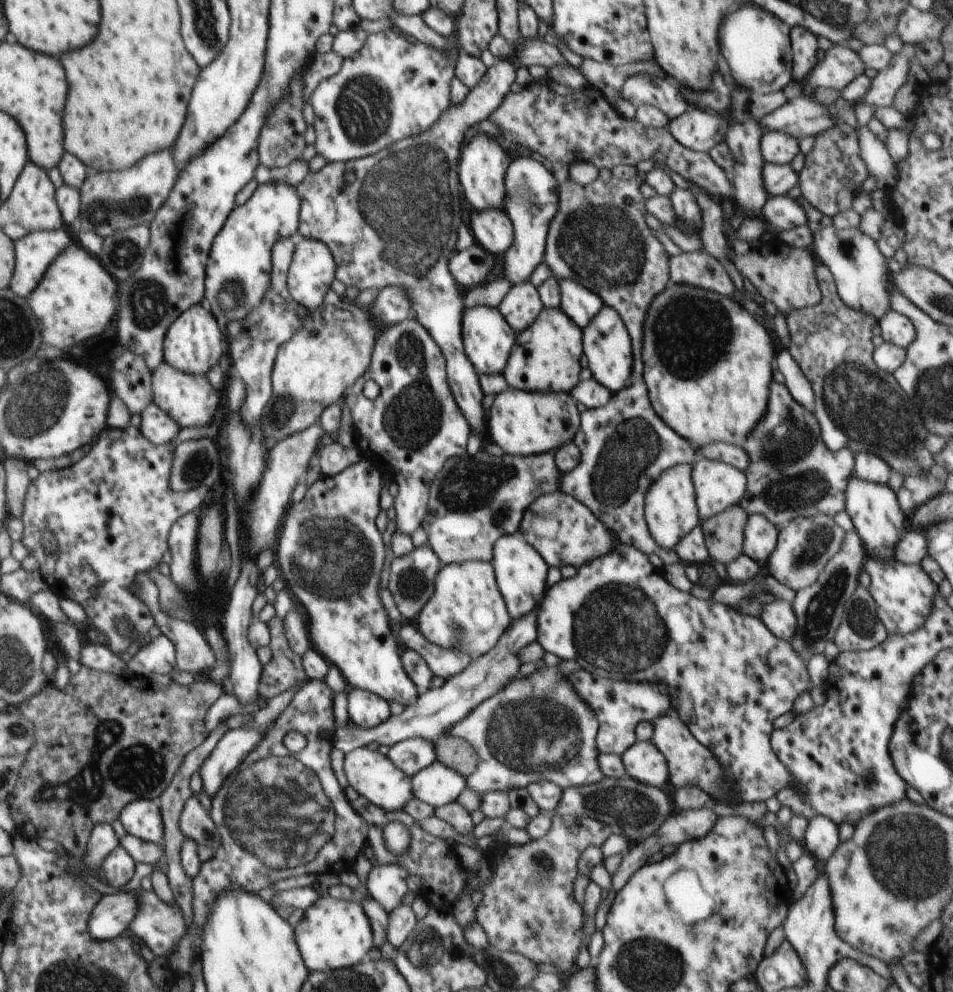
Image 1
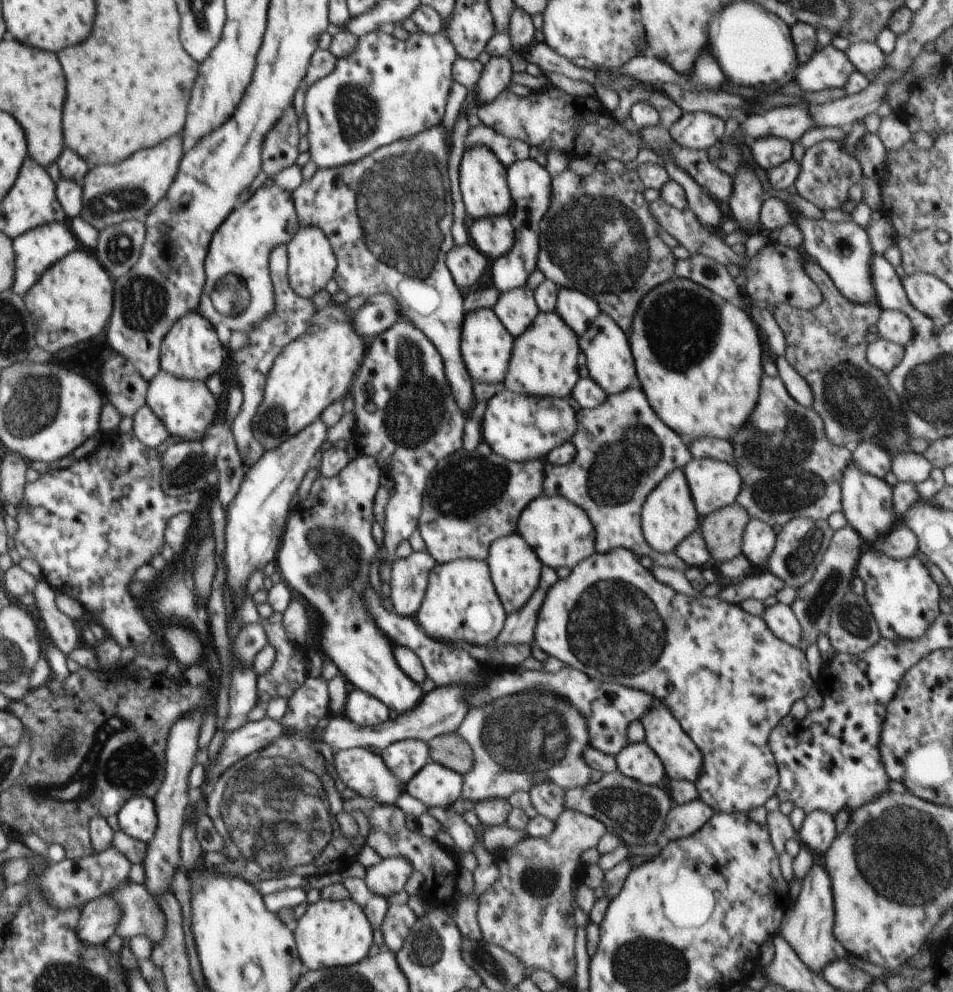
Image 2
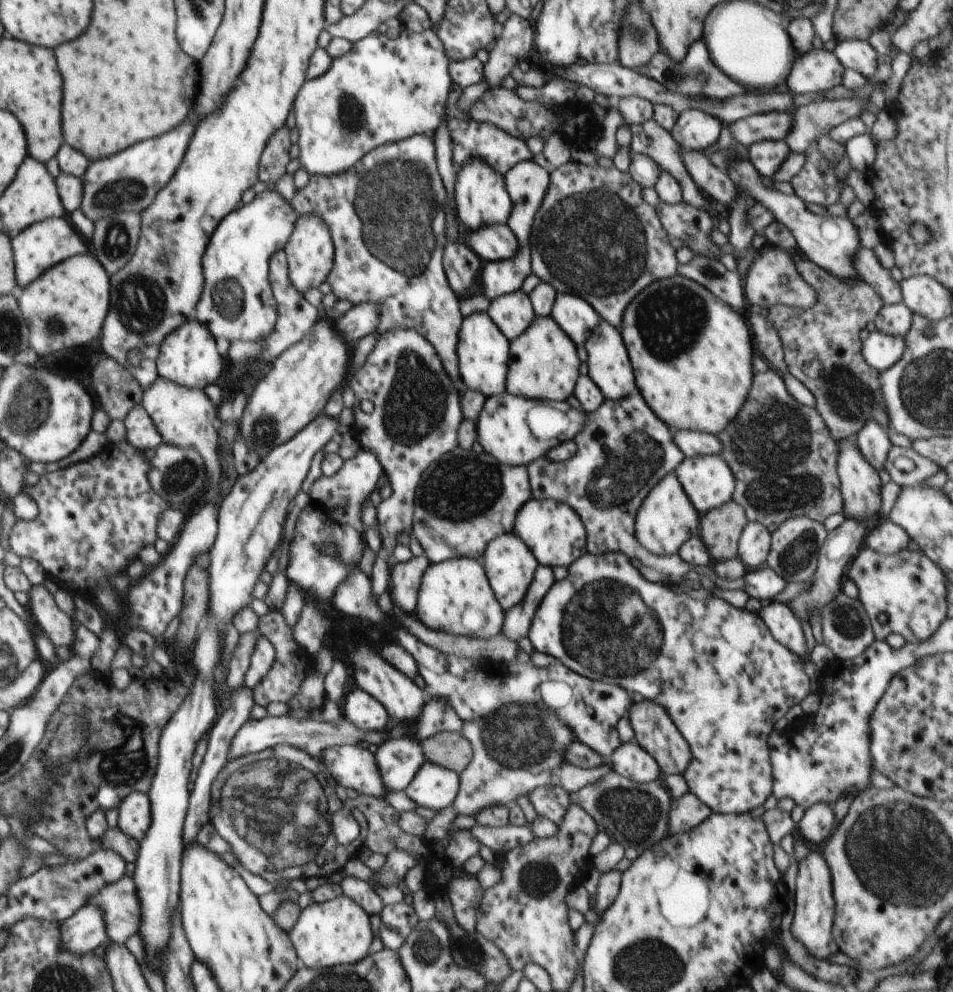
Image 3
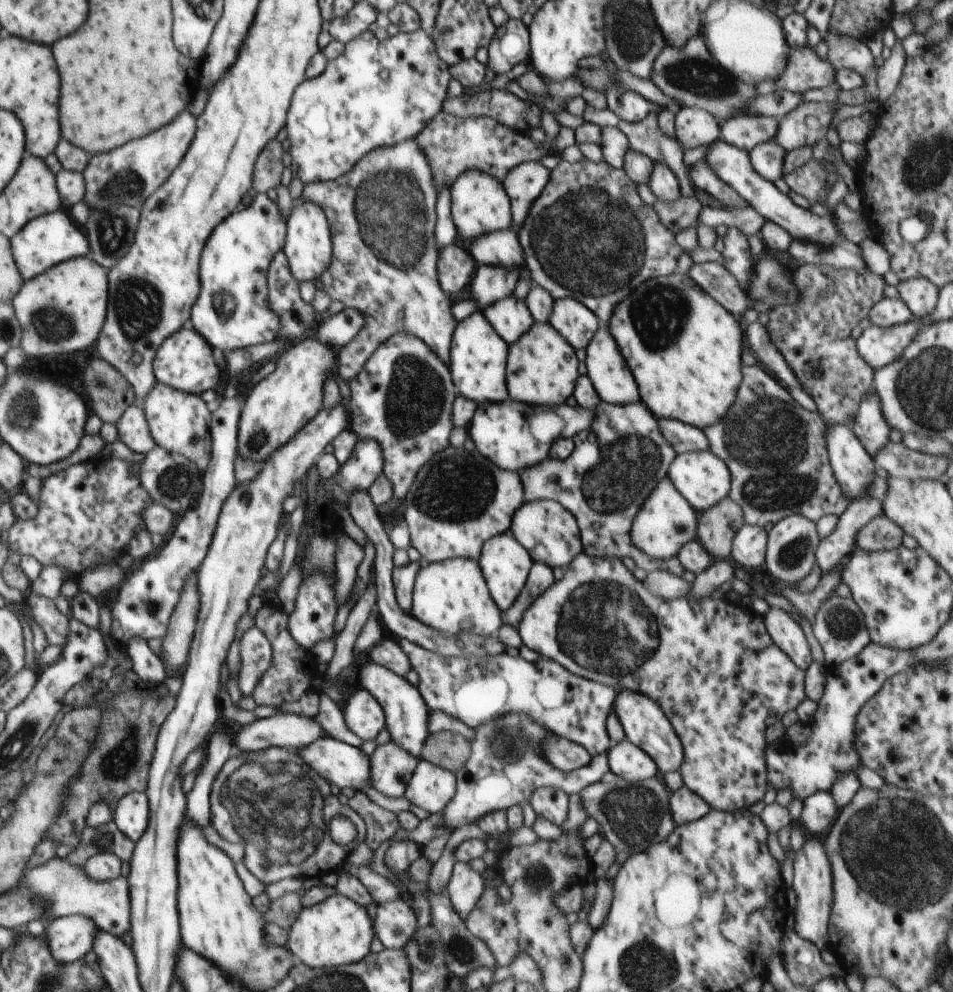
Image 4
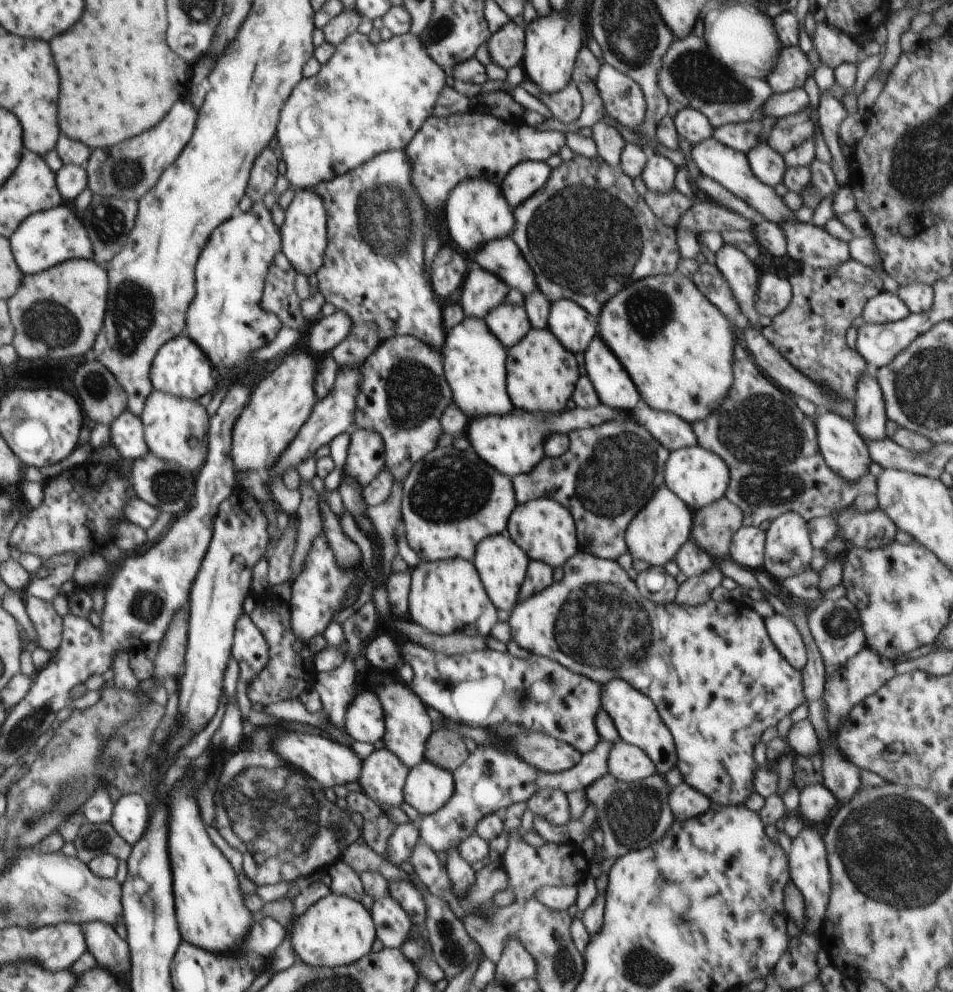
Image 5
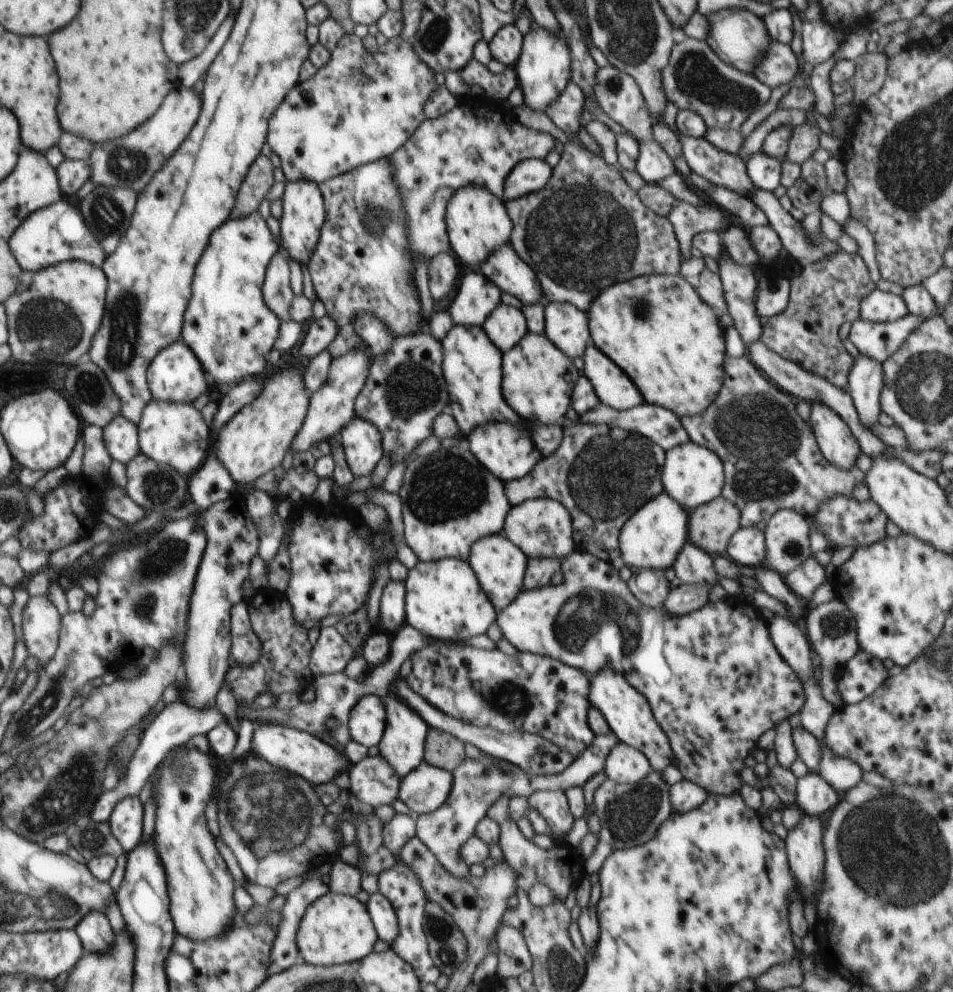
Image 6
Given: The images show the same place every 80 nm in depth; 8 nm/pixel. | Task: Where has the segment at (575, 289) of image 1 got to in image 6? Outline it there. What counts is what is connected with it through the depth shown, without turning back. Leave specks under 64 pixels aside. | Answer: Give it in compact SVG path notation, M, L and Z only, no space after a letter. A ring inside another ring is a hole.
M545 303L544 334L567 356L583 357L591 341L589 316L573 304Z

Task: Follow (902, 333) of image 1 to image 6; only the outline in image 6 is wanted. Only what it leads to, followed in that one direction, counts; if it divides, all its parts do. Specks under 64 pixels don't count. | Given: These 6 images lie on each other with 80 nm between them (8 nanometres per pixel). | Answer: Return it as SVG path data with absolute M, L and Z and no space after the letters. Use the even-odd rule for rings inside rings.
M874 289L861 302L861 318L868 322L894 322L909 314L900 295Z

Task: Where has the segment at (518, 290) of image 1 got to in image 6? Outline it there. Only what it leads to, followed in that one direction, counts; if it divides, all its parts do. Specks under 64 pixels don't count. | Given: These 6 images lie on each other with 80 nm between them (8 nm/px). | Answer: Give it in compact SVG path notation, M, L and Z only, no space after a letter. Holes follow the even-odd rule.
M502 302L490 313L482 328L503 354L514 348L528 332L527 320L521 307Z

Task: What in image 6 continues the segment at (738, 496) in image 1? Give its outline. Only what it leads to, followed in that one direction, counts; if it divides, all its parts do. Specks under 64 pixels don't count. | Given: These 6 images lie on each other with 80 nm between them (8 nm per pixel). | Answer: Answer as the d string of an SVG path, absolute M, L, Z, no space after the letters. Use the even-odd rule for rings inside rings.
M690 440L665 451L661 479L663 490L672 499L677 500L686 511L691 512L721 495L725 474L722 459L715 452Z

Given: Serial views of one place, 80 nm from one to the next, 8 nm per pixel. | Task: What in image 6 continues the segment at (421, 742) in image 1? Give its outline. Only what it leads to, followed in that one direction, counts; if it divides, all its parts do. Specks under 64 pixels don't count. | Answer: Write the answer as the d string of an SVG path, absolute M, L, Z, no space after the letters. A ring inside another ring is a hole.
M380 754L364 757L348 770L351 788L362 802L371 807L392 805L399 798L401 778Z

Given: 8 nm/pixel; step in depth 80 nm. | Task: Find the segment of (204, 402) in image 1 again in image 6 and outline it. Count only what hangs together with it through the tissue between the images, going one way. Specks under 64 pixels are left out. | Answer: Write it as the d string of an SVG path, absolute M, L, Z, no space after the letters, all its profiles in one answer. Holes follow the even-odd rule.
M151 399L146 403L137 427L141 452L158 464L167 464L189 476L207 459L211 429L192 403Z

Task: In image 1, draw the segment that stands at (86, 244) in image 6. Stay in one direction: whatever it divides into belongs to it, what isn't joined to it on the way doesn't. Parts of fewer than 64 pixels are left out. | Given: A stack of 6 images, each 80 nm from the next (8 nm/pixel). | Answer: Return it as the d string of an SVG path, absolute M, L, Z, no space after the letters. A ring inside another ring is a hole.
M58 229L31 232L13 243L15 269L9 288L16 296L27 299L38 286L50 263L71 242L67 232Z

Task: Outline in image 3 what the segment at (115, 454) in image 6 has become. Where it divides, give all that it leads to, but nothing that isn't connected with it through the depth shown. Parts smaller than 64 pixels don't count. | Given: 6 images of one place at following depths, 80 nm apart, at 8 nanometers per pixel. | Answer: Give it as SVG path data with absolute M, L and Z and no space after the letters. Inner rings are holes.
M136 405L124 418L127 438L138 451L159 447L163 442L162 435L155 427L154 421L141 405Z

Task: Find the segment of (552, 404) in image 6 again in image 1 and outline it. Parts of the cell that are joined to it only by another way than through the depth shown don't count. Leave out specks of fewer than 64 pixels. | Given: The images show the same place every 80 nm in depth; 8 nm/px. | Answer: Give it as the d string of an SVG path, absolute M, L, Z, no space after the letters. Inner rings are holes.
M544 307L536 320L517 334L503 375L515 389L570 393L580 380L582 354L583 330L560 307Z

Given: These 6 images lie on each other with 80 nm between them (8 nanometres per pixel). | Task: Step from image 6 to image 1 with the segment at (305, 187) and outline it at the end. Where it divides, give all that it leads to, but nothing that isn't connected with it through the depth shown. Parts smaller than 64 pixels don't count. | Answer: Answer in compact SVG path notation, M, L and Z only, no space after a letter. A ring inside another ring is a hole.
M297 237L297 245L287 274L290 296L307 311L313 311L324 305L325 296L334 282L336 261L331 250L322 241Z

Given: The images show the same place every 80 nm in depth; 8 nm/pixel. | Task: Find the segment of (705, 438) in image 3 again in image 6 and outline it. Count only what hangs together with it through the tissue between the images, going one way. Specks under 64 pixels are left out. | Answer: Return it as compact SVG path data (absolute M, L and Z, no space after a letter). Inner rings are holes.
M646 402L640 403L631 409L616 410L607 404L600 403L597 407L585 412L584 416L578 415L582 423L590 423L591 425L606 424L609 427L620 427L627 431L636 431L641 435L647 436L654 441L660 448L669 451L671 448L680 446L681 444L690 442L688 431L683 427L678 415L675 415L670 409L651 405ZM496 421L490 424L483 424L474 428L472 434L465 436L466 440L470 442L470 450L474 452L474 456L500 480L519 479L526 476L536 463L542 458L541 452L533 443L529 430L520 425L514 424L496 424Z

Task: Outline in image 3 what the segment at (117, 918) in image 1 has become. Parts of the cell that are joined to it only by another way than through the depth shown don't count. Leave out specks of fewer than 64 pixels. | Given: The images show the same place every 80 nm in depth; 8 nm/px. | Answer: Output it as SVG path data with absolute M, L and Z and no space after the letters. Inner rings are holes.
M83 905L61 924L63 947L75 955L96 950L107 938L103 912L94 905Z

